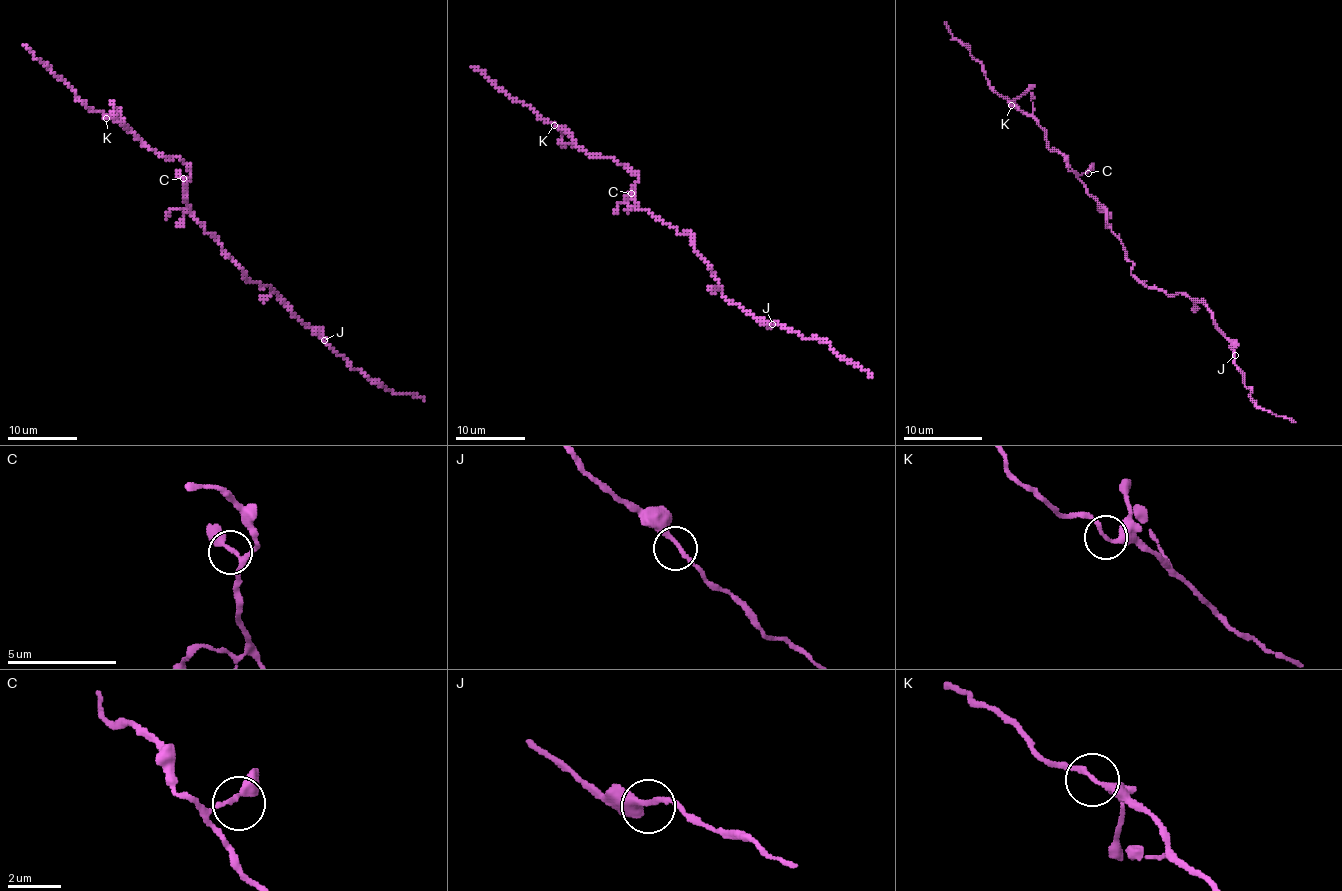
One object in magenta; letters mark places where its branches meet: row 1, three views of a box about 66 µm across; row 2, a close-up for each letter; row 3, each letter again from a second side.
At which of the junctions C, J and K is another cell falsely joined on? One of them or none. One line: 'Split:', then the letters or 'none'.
Split: none

